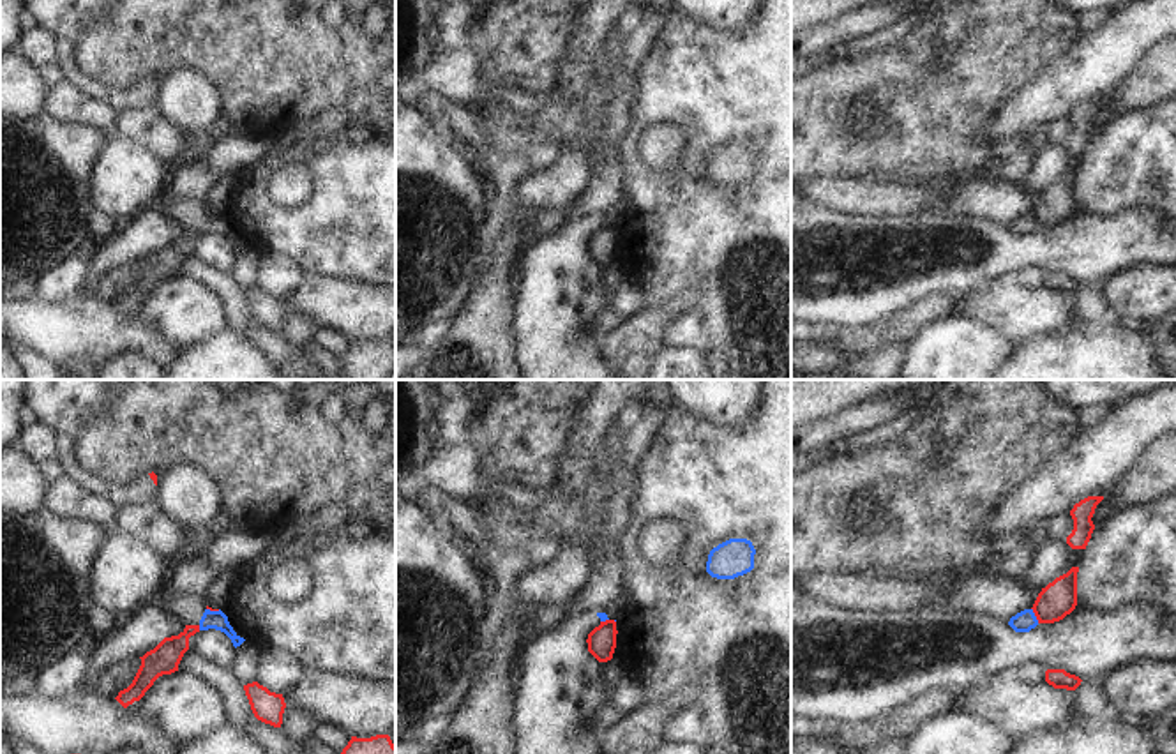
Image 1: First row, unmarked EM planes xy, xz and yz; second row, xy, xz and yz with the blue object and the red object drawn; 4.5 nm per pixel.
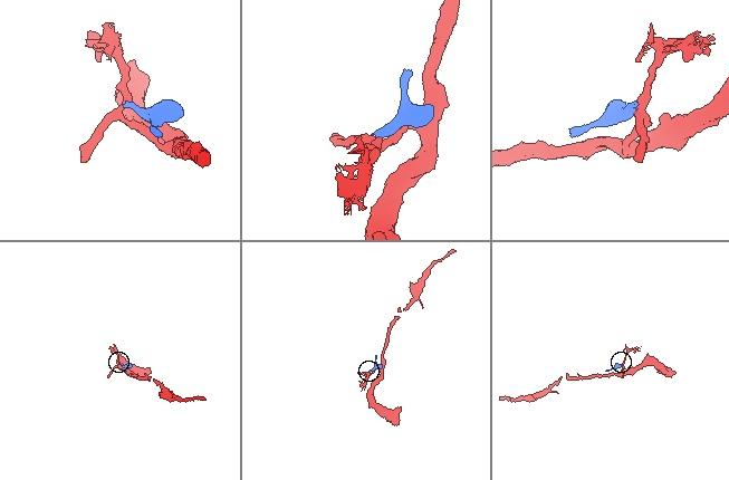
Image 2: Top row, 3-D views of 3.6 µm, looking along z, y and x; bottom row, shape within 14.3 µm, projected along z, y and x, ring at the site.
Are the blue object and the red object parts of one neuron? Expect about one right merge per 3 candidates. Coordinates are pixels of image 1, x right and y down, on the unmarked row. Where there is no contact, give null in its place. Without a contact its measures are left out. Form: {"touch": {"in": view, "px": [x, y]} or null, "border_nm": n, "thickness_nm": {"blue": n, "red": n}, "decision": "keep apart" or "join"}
{"touch": {"in": "yz", "px": [1033, 219]}, "border_nm": 80, "thickness_nm": {"blue": 100, "red": 160}, "decision": "keep apart"}

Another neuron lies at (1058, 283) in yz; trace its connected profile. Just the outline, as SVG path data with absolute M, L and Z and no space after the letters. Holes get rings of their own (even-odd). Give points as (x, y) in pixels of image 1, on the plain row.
M1047 274L1045 286L1054 293L1075 295L1081 290L1081 283L1067 277L1065 274Z

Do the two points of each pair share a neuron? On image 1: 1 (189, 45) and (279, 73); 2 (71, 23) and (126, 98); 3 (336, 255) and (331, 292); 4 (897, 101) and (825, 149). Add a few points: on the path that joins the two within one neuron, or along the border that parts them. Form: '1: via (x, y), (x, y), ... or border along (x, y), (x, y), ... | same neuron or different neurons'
1: via (212, 45), (241, 45), (256, 55) | same neuron
2: via (66, 48), (67, 66), (87, 85), (101, 90) | same neuron
3: border along (304, 274), (311, 278), (354, 279), (373, 286) | different neurons
4: via (897, 124), (871, 150), (848, 150) | same neuron

